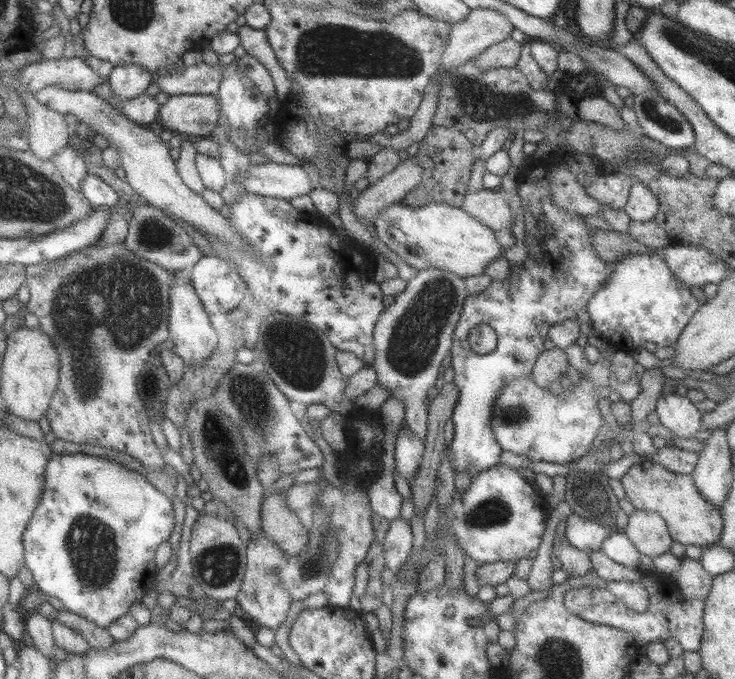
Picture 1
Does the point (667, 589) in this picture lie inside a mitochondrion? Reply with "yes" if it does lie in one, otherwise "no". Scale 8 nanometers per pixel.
no

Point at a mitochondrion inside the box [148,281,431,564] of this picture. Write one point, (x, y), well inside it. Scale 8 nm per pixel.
(297, 356)

